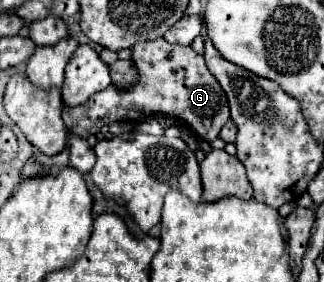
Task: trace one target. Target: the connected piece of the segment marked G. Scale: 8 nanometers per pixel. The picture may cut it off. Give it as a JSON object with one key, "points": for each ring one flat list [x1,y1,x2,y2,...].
{"points":[[165,38,137,42,133,48,131,60,139,70,137,86,133,86,133,90,117,90,115,86,109,86,81,106,65,106,63,122,69,134,83,136,85,132,89,136,97,130,97,122,113,124,117,120,143,120,151,114,165,114,177,118,179,122,187,122,199,136,215,140,223,124,229,120,229,104,223,88,207,70,203,56,197,54,191,46,171,44,165,42]]}

